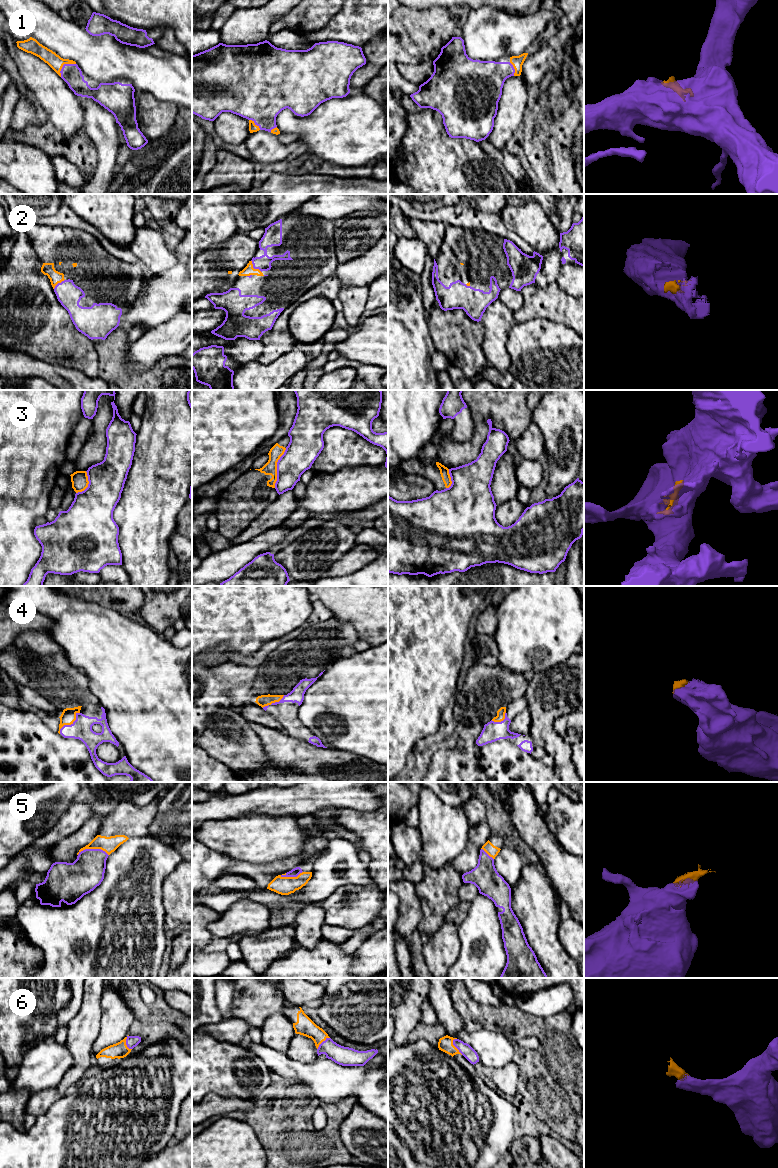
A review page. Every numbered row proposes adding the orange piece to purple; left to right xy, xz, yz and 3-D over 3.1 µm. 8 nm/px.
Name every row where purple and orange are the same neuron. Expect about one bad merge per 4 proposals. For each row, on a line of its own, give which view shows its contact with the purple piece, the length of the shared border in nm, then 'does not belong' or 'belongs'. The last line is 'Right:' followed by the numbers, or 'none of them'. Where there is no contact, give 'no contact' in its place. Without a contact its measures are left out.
1: contact in xy; length 170 nm; belongs
2: contact in xz; length 130 nm; belongs
3: contact in xz; length 340 nm; does not belong
4: contact in xy; length 240 nm; belongs
5: contact in xy; length 260 nm; belongs
6: contact in yz; length 150 nm; belongs
Right: 1, 2, 4, 5, 6

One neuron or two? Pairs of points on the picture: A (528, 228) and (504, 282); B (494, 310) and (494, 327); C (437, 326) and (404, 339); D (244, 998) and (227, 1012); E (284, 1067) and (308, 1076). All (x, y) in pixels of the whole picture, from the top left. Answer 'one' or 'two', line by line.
A: two
B: one
C: two
D: two
E: one

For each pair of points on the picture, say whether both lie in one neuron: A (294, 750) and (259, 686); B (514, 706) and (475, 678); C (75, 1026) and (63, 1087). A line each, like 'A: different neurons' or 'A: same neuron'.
A: different neurons
B: same neuron
C: same neuron

